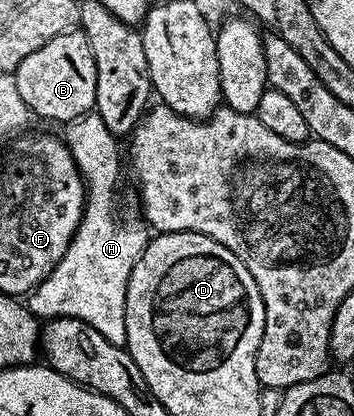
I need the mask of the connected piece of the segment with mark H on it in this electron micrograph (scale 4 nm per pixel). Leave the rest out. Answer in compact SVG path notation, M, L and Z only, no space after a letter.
M90 111L84 117L68 122L64 129L63 140L85 181L85 210L63 259L59 259L55 271L28 294L27 304L38 319L79 319L95 327L103 339L124 346L127 339L127 283L139 255L145 250L146 230L124 225L117 218L117 184L121 181L123 153L117 150L118 138L107 131L103 119L99 119L95 111Z

